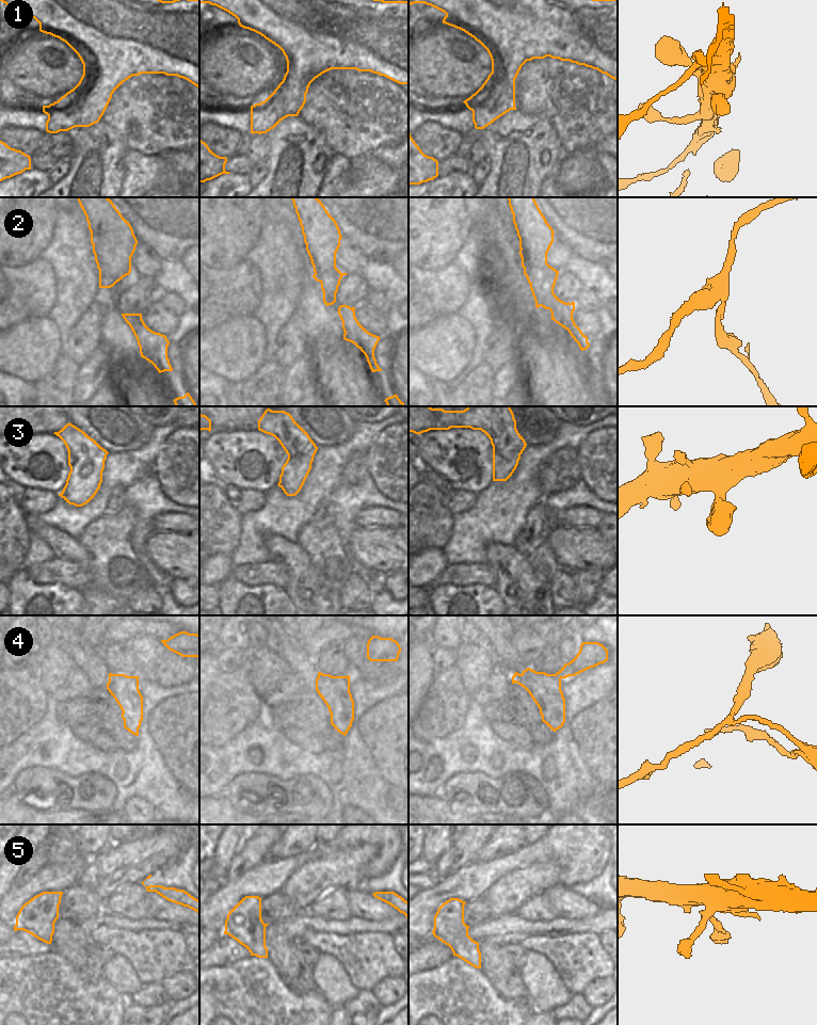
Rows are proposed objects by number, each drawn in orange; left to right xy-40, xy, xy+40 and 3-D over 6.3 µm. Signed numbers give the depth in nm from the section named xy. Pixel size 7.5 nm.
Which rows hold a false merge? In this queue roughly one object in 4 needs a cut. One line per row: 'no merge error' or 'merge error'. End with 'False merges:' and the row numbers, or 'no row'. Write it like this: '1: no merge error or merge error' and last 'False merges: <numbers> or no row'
1: no merge error
2: merge error
3: no merge error
4: merge error
5: no merge error
False merges: 2, 4

